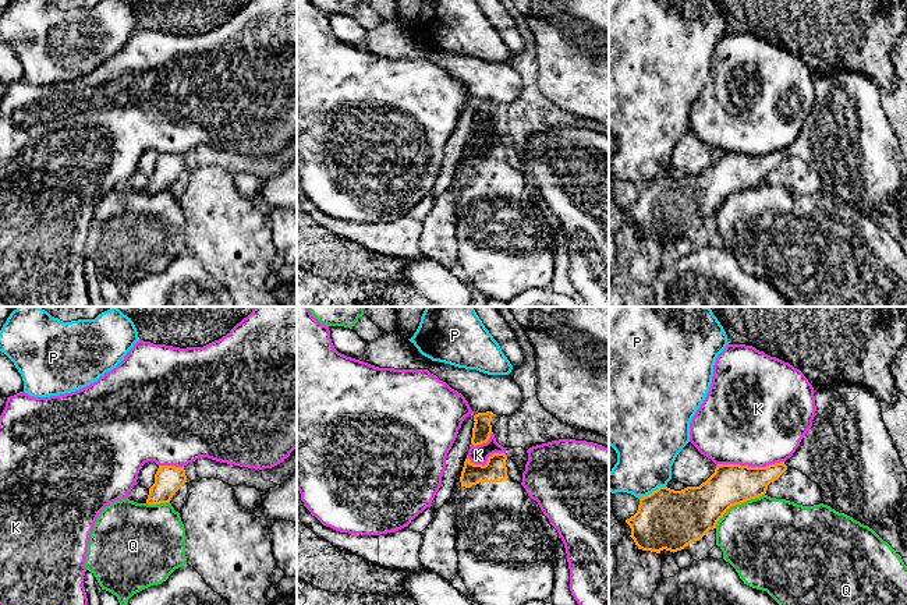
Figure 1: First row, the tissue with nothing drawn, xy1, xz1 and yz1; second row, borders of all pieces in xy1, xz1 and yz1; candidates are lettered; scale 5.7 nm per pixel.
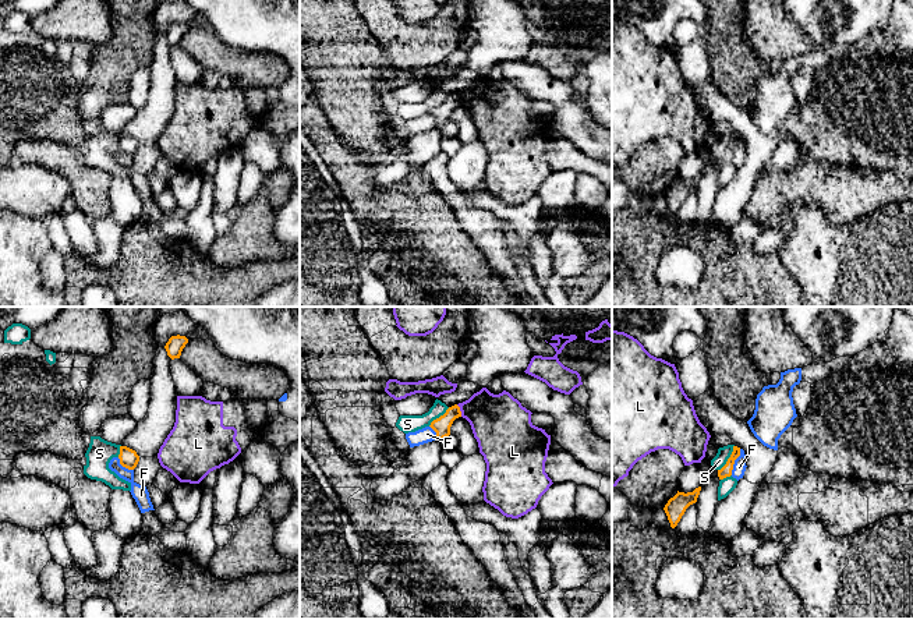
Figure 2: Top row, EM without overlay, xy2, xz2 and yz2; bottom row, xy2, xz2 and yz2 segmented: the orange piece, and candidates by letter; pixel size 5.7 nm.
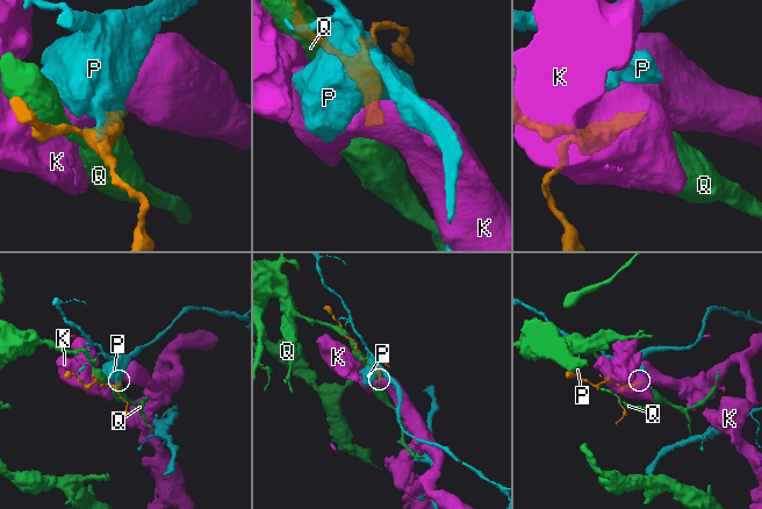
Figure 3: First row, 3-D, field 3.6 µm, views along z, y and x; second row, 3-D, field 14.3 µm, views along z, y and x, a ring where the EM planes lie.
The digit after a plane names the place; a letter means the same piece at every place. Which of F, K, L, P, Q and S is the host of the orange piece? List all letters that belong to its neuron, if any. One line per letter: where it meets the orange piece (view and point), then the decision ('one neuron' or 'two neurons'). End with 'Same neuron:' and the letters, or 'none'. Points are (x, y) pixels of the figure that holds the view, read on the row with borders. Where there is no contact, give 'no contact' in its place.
F: yz2 (733, 462) | two neurons
K: yz1 (750, 467) | two neurons
L: xz2 (459, 410) | two neurons
P: yz1 (654, 491) | two neurons
Q: yz1 (737, 503) | two neurons
S: yz2 (729, 457) | two neurons
Same neuron: none

